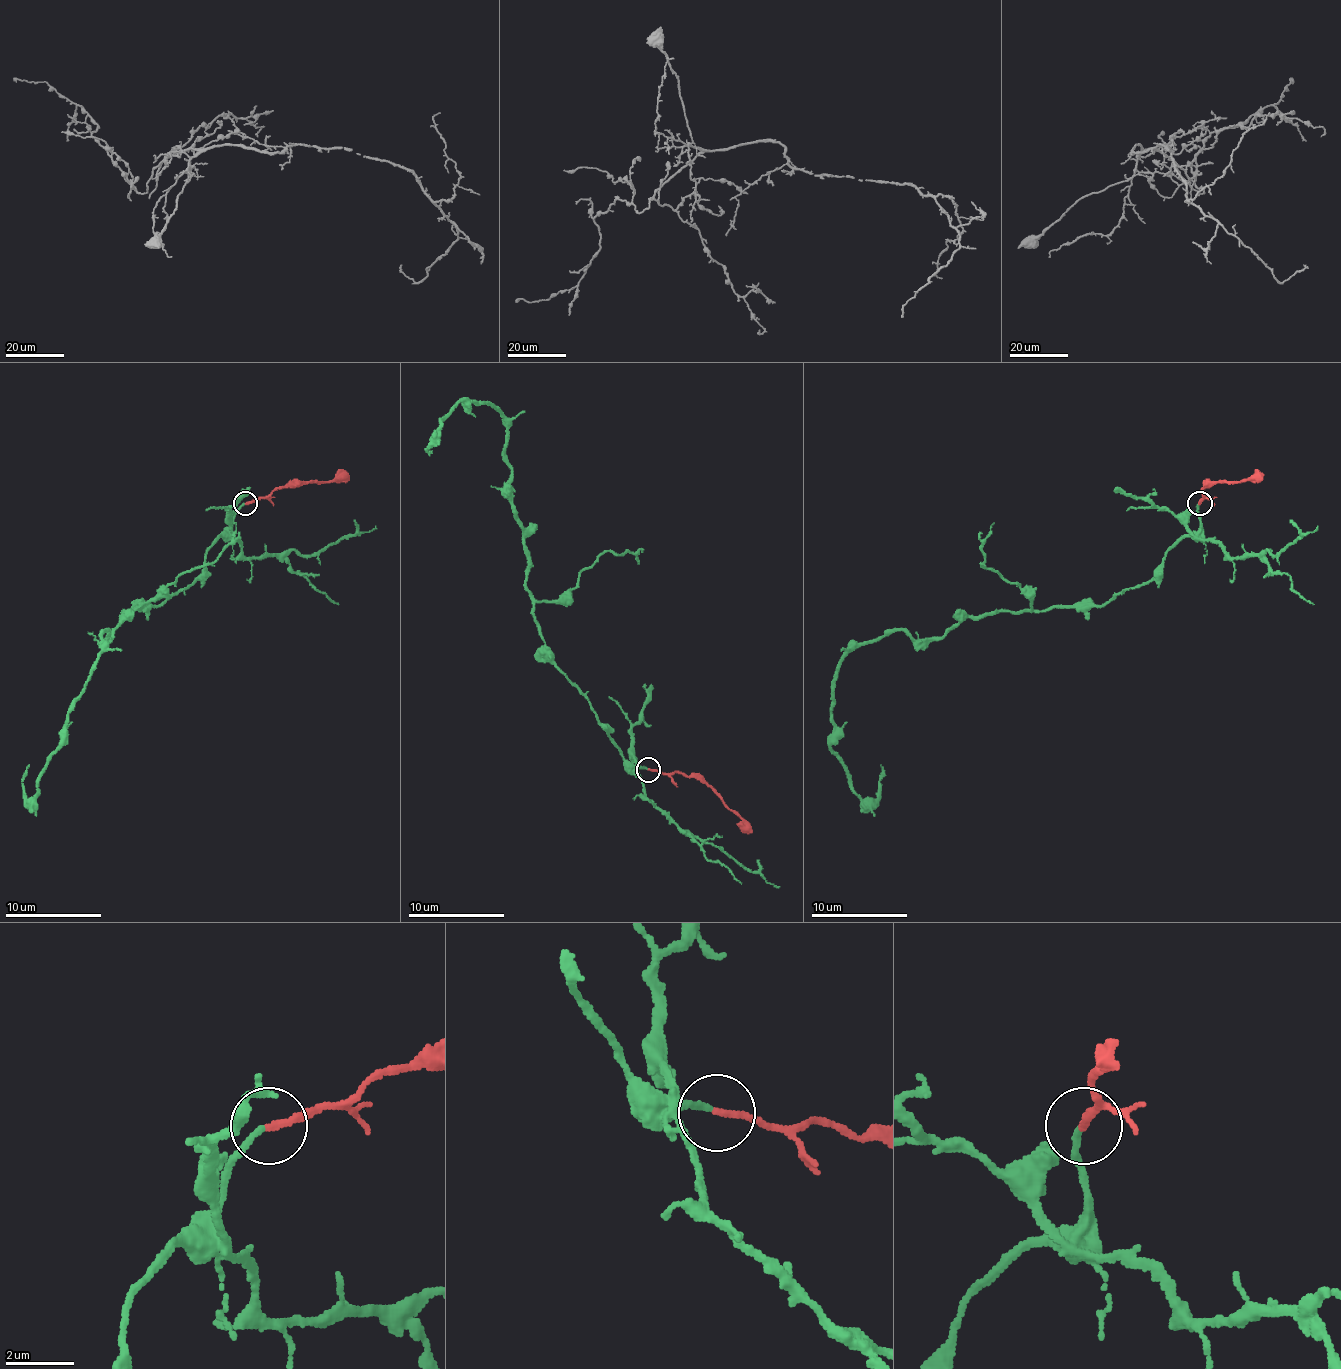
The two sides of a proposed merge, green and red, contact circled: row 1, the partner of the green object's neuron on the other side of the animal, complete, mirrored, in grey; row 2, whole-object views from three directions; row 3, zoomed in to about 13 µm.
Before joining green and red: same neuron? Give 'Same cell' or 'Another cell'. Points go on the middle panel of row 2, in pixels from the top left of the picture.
Same cell

